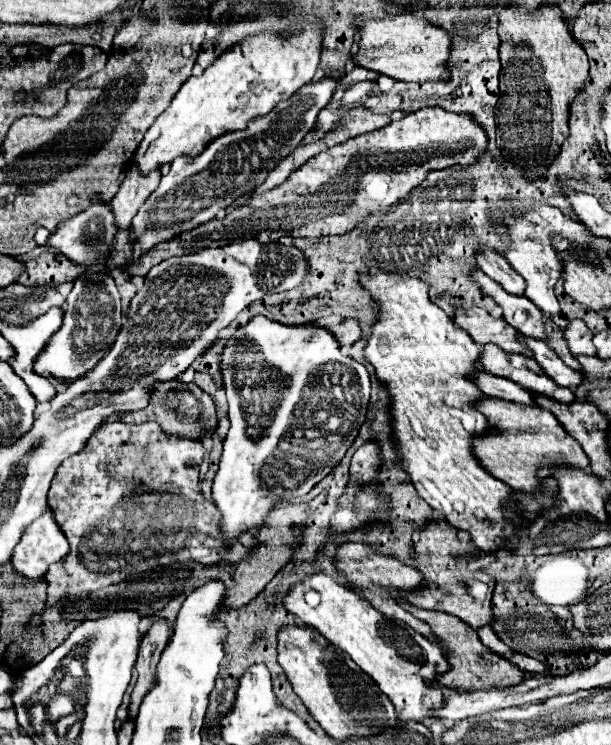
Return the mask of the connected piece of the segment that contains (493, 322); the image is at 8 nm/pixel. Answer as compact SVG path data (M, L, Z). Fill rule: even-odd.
M458 308L454 312L458 328L466 330L476 344L496 344L504 352L532 356L532 352L518 342L518 332L506 324L504 318L494 318L482 308Z

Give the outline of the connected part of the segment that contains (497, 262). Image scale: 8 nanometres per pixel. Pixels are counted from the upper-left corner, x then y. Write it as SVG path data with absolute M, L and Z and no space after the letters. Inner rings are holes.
M478 248L476 264L478 264L480 270L486 272L486 276L490 276L502 288L506 288L506 292L510 292L510 294L524 294L526 282L522 280L522 276L518 276L510 268L510 264L504 260L502 254L490 252L490 248Z

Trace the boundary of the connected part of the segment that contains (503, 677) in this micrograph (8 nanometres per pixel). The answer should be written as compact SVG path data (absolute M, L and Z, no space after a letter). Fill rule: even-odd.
M418 608L418 620L426 622L430 626L438 644L444 648L442 650L444 656L450 660L450 670L444 672L442 676L438 676L438 680L436 680L440 686L464 688L466 692L472 692L472 690L484 690L490 686L510 686L510 684L518 684L524 680L522 670L514 668L514 664L510 664L508 660L490 652L480 642L478 634L468 624L464 624L460 618L446 614L446 612L434 612L434 610L420 610Z

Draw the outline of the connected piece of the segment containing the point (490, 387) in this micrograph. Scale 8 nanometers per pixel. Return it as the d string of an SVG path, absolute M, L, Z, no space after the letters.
M482 370L482 372L478 372L478 376L474 376L474 384L478 384L486 396L496 396L496 398L504 398L504 400L510 400L510 402L534 406L532 394L526 388L514 384L512 380L492 376L492 374Z

